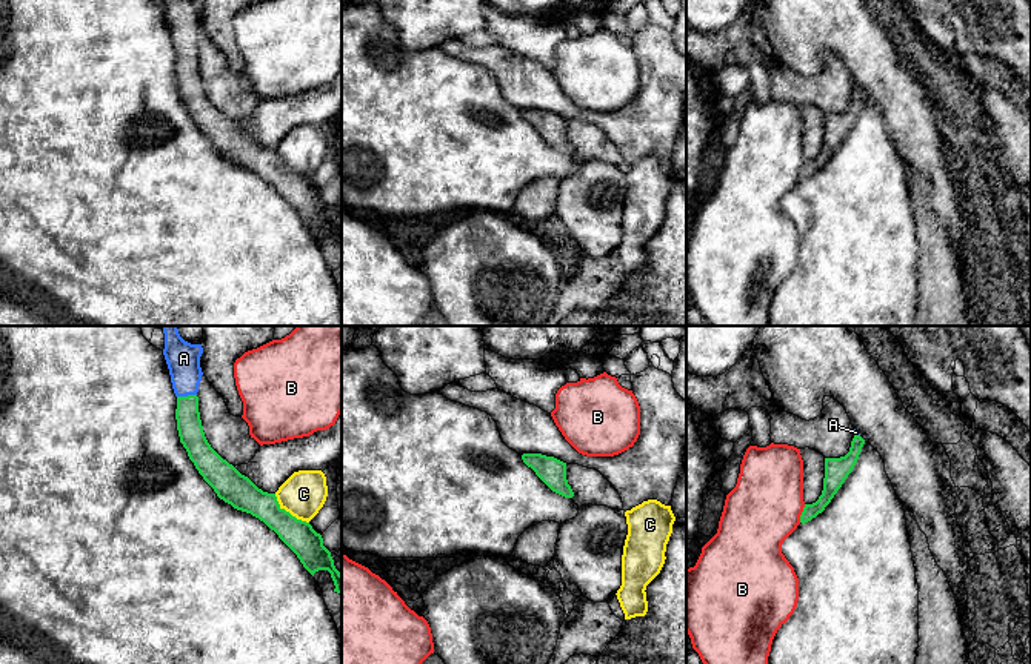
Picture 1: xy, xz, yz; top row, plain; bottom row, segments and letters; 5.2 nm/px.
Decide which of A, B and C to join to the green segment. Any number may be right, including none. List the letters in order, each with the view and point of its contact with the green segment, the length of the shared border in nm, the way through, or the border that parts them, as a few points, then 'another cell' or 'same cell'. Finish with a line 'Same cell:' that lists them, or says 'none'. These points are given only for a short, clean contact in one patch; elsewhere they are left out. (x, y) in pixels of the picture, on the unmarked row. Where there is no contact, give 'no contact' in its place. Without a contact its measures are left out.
A: meets green in xy at (188, 51); contact 110 nm long; runs through xy (190, 83), (188, 51), (183, 16); same cell
B: meets green in yz at (802, 169); contact 100 nm long; border along yz (805, 160), (799, 177); another cell
C: meets green in xy at (288, 168); contact 240 nm long; border along xy (274, 149), (282, 163), (308, 179); another cell
Same cell: A

